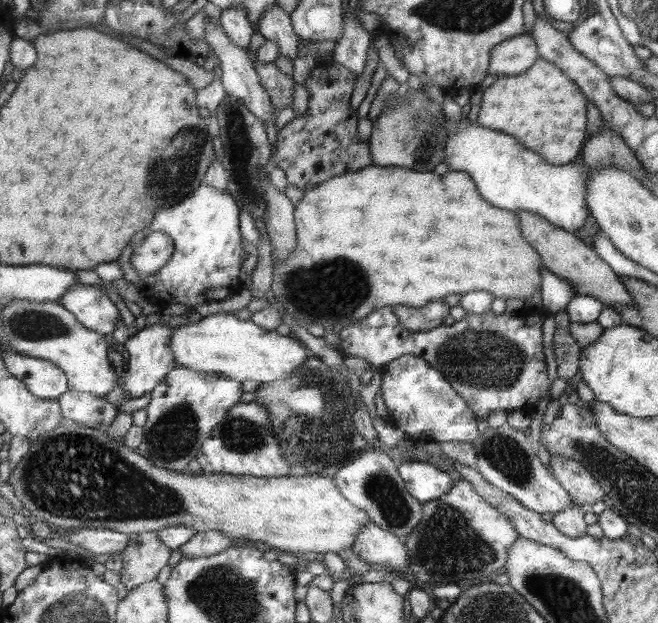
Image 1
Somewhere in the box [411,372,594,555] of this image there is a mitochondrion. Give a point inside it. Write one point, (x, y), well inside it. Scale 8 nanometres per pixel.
(501, 451)

